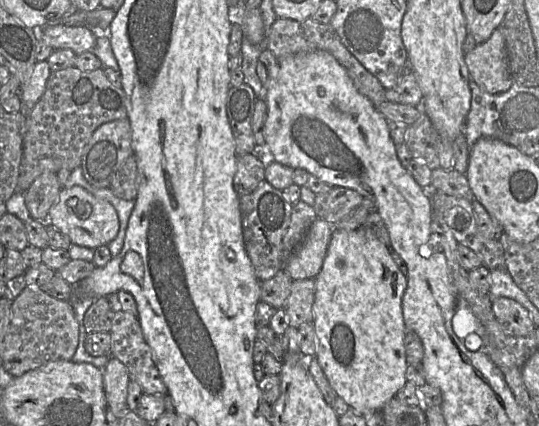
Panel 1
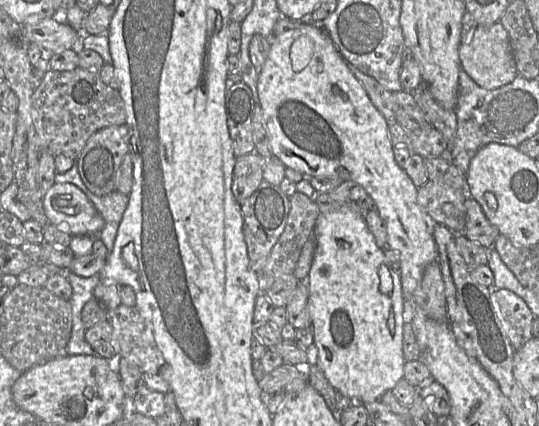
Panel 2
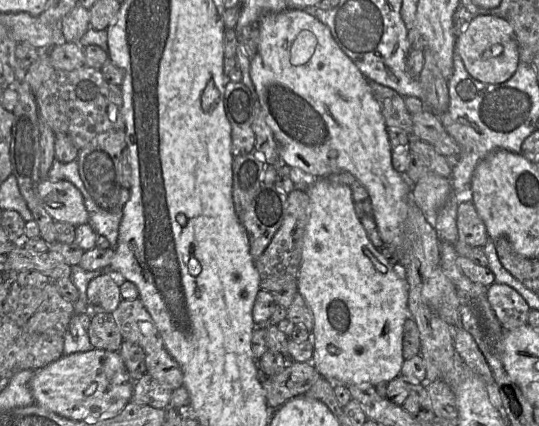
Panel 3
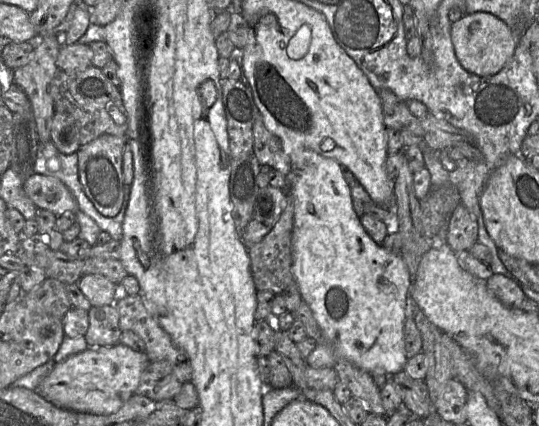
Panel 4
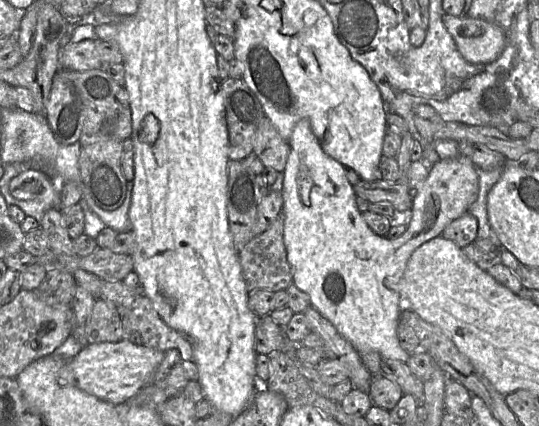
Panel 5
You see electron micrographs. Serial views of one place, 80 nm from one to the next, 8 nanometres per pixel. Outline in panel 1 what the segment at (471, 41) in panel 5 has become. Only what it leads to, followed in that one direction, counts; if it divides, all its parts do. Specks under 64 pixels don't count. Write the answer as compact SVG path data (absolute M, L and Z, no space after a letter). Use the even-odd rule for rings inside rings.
M497 28L490 38L477 44L464 56L468 72L473 81L489 94L506 92L514 83L508 65L504 36Z

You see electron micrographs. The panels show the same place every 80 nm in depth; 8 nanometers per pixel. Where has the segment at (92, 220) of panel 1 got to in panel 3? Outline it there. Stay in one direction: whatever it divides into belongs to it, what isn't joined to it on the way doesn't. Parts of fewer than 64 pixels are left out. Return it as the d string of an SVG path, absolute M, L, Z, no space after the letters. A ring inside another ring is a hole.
M42 179L37 186L37 194L43 208L55 222L66 222L75 227L89 223L89 215L81 192L69 181Z

